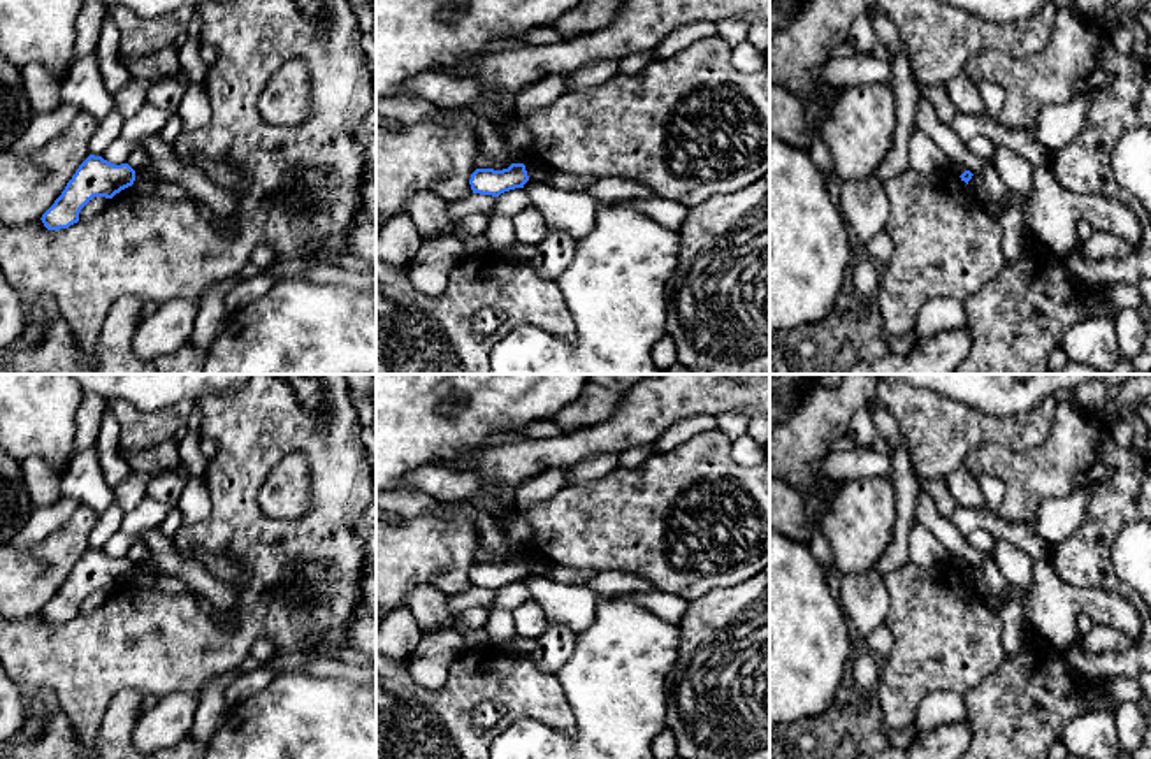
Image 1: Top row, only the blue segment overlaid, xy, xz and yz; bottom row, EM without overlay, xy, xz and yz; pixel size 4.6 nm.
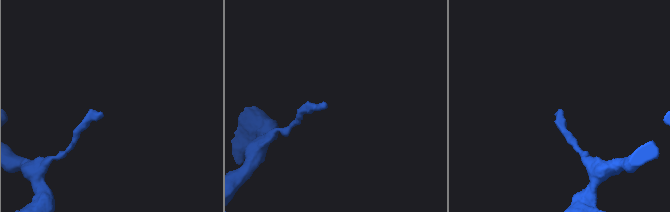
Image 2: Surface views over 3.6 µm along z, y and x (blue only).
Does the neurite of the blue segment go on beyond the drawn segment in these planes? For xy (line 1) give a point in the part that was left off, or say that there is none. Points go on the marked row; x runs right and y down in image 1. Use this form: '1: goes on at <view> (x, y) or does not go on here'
1: does not go on here

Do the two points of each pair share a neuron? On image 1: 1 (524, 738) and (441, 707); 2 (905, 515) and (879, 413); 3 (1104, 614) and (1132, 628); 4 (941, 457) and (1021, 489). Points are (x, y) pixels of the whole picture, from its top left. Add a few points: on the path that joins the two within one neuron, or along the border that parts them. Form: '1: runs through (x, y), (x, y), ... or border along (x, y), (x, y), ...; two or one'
1: border along (543, 724), (533, 719), (517, 719), (492, 740); two
2: runs through (905, 491), (893, 438); one
3: runs through (1111, 614), (1118, 614), (1125, 621); one
4: border along (1002, 445), (977, 443), (967, 454), (963, 464); two

